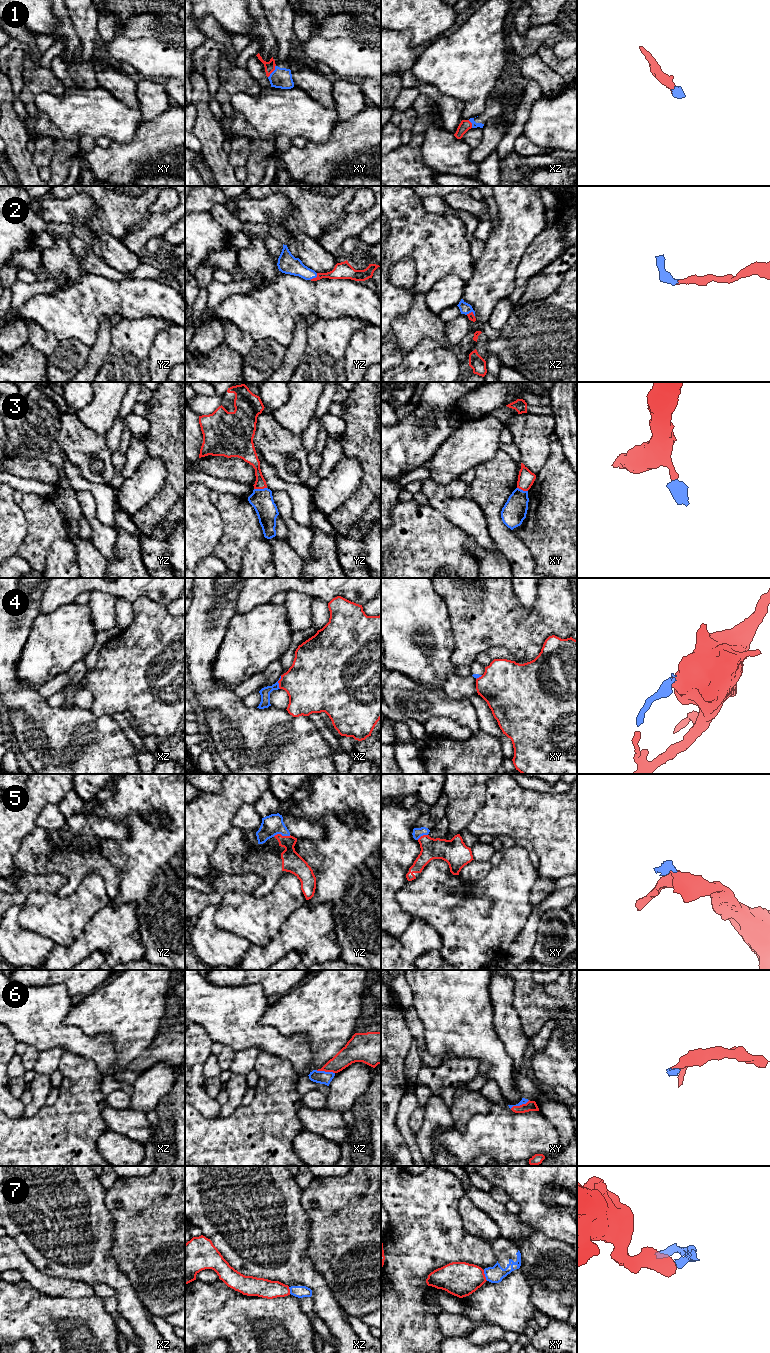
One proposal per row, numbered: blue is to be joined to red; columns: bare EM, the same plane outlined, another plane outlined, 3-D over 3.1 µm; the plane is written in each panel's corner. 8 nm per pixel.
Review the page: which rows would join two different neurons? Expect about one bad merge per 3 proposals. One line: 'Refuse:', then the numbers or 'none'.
Refuse: 3, 4, 5, 7

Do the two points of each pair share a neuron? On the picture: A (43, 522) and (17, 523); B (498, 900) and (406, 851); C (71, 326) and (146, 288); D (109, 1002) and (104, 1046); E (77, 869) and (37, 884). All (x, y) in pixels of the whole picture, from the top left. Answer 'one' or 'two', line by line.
A: two
B: two
C: one
D: two
E: two

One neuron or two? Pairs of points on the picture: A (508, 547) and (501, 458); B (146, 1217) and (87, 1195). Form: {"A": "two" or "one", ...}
{"A": "one", "B": "two"}

